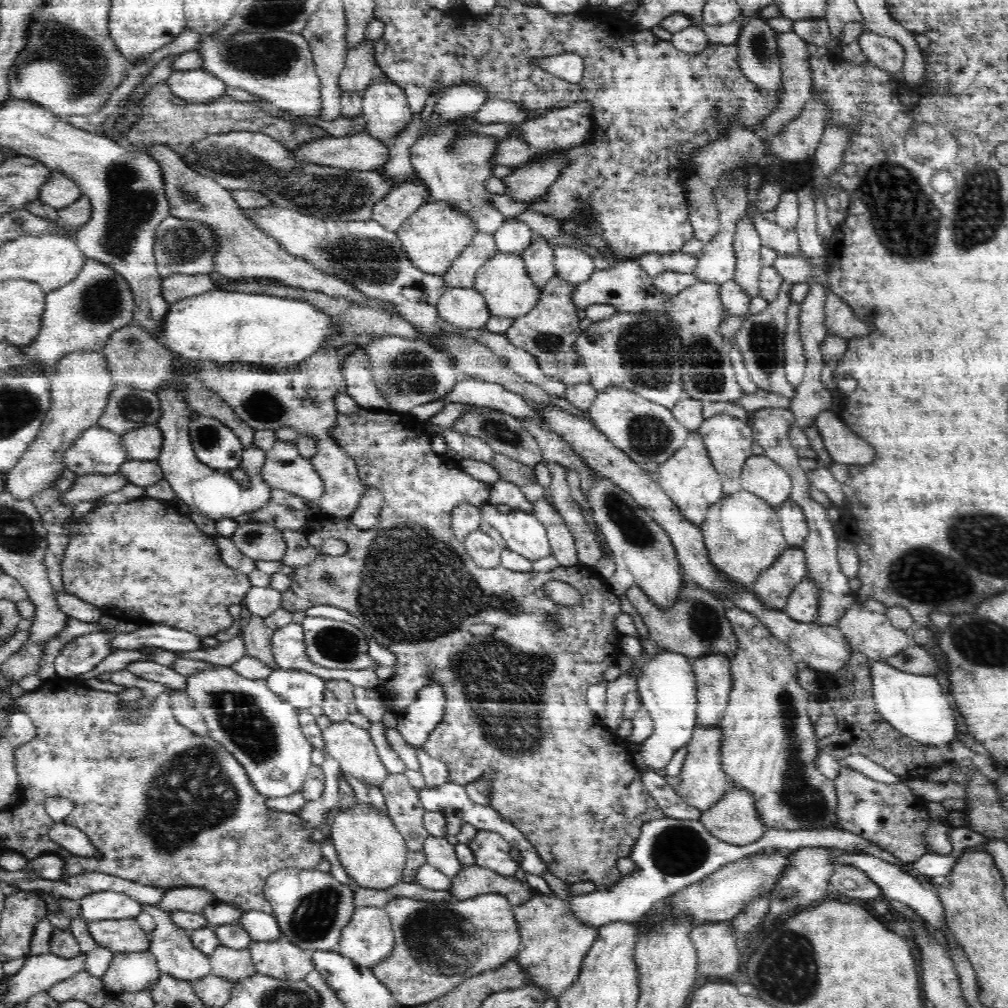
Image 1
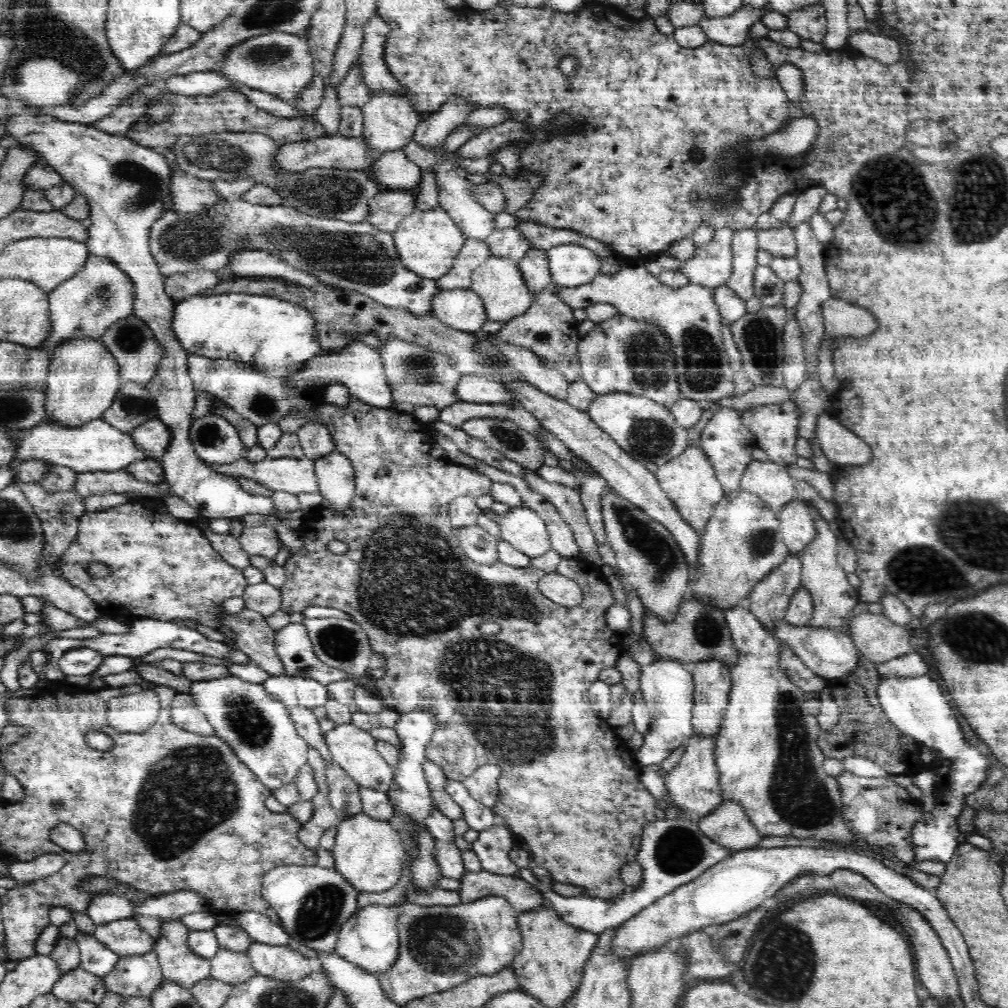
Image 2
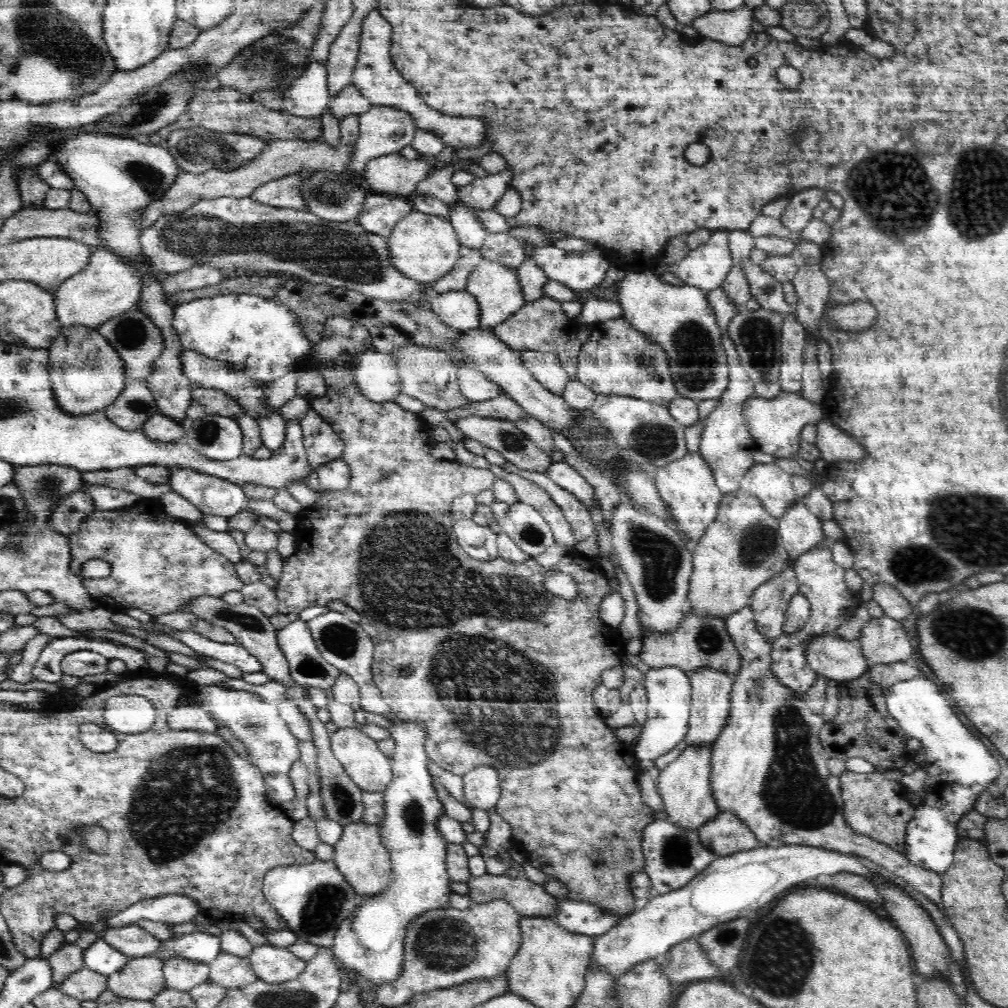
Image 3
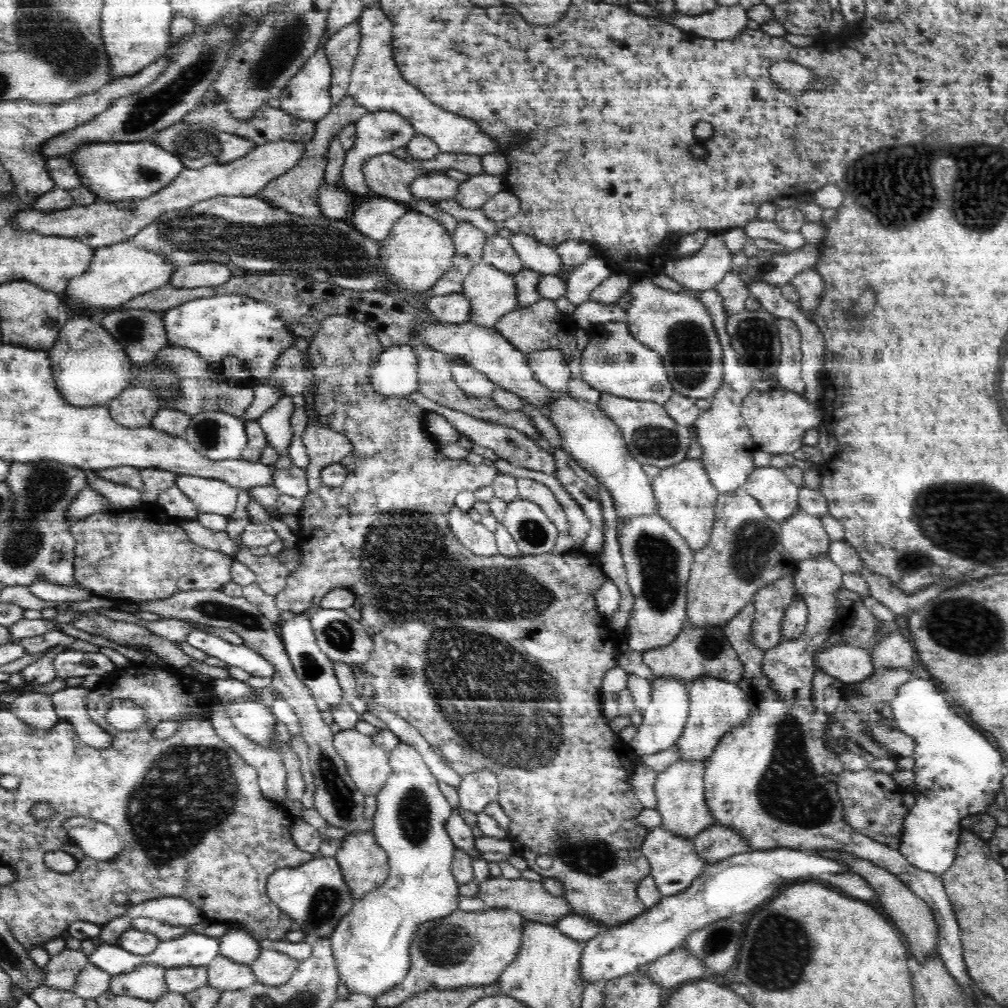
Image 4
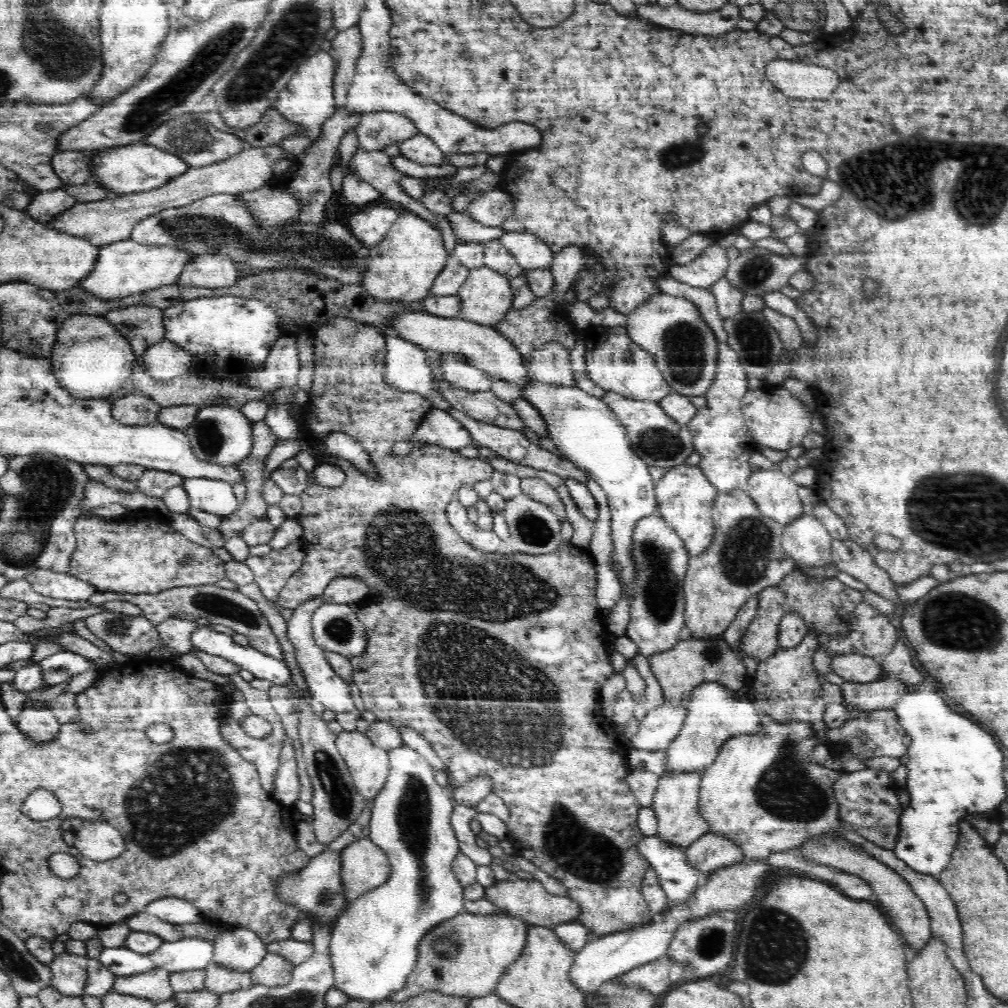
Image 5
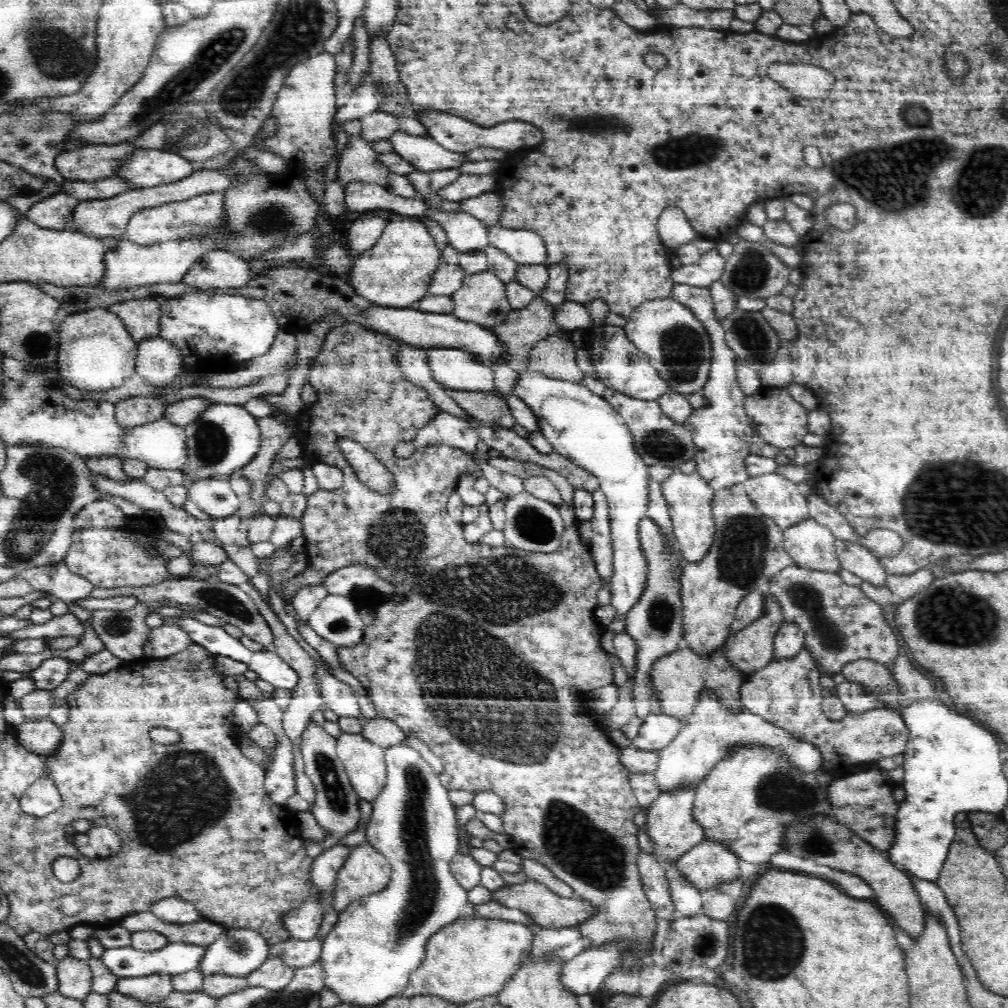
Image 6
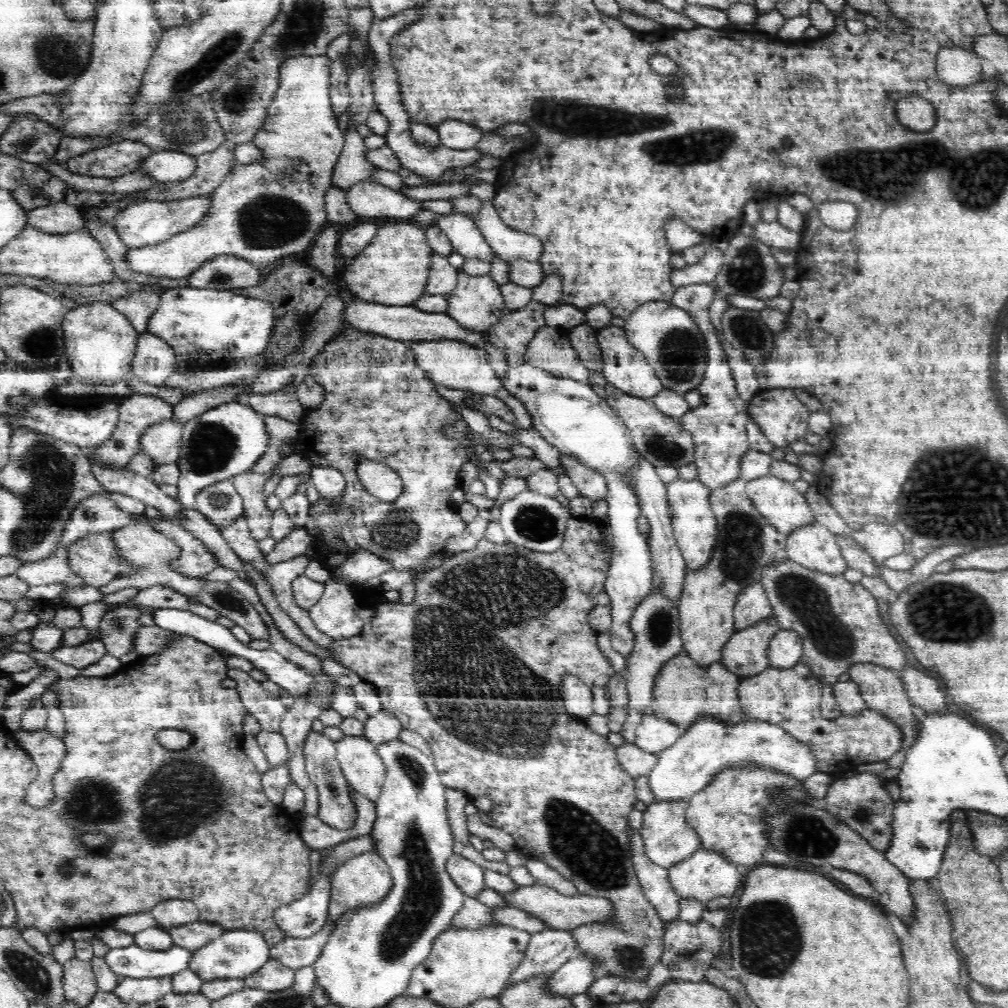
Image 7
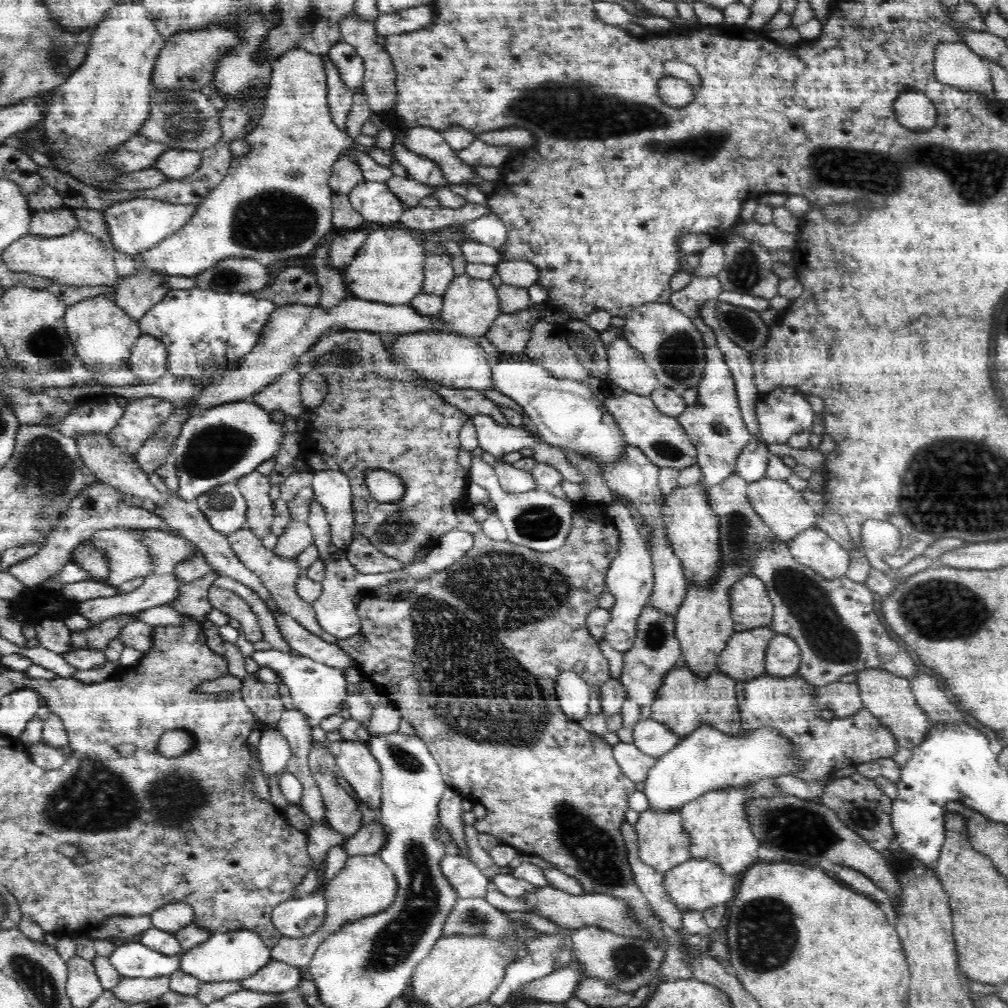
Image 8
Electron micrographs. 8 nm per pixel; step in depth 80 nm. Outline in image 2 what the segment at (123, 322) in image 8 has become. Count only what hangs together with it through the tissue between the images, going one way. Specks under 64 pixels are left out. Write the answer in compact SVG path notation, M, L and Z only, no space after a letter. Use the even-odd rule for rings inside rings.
M76 338L56 346L49 362L45 384L45 419L65 428L76 428L90 420L100 419L112 406L118 390L123 385L119 379L116 359L100 340Z

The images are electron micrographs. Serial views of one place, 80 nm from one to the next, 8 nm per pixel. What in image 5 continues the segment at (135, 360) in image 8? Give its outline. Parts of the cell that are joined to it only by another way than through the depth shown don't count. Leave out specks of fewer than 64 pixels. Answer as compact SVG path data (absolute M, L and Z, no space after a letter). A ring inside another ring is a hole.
M166 338L150 343L139 358L148 374L158 381L182 377L193 370L194 357Z

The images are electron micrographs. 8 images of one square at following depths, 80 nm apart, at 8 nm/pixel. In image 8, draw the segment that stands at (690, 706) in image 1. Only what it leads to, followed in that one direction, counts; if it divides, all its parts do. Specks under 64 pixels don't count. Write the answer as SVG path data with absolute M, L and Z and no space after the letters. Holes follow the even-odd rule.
M652 718L640 719L634 727L633 735L633 744L643 754L656 758L670 752L681 740L672 729Z

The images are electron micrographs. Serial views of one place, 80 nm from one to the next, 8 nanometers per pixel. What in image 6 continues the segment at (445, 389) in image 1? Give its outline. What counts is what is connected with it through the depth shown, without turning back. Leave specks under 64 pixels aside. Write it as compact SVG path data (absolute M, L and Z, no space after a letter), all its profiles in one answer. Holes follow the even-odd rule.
M447 389L447 393L470 417L474 417L482 425L498 424L498 426L511 429L517 424L506 399L500 395L454 389Z

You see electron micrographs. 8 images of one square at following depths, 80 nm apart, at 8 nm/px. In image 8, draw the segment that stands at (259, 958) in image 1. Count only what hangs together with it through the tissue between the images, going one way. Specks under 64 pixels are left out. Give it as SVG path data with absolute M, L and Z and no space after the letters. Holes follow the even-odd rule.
M272 958L258 972L252 973L241 982L244 989L281 993L298 986L301 980L301 971L298 967Z

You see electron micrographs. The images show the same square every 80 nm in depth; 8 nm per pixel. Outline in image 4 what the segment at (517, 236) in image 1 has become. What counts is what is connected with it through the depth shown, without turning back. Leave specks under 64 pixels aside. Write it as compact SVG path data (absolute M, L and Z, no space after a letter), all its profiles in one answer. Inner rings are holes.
M502 235L487 237L483 250L483 263L494 266L507 274L516 275L523 265L509 238Z

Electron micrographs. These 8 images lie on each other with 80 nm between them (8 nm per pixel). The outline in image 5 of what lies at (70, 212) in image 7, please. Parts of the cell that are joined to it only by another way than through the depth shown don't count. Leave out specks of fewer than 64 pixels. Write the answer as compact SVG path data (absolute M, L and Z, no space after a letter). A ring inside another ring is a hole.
M57 189L38 194L34 200L29 202L24 213L44 224L46 221L64 215L66 210L70 210L76 204L76 199L68 192L65 192L64 189Z

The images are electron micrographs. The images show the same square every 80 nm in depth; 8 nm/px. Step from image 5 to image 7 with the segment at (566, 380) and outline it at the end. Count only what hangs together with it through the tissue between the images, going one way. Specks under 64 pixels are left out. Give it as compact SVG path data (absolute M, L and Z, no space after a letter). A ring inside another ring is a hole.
M550 325L539 327L529 342L526 362L553 374L589 384L587 369L579 360L564 330Z

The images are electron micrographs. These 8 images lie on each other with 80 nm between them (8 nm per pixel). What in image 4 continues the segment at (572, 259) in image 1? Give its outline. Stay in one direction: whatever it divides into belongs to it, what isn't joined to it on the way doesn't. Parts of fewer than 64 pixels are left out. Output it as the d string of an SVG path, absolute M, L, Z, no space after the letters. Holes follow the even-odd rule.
M515 233L509 239L516 252L518 252L518 257L520 257L524 268L536 270L542 275L559 277L563 274L564 266L555 248L538 242L537 238L522 233ZM594 254L586 262L578 264L567 275L565 279L567 284L565 297L572 304L582 304L590 300L590 294L592 294L594 288L602 284L611 274L612 271L607 263Z

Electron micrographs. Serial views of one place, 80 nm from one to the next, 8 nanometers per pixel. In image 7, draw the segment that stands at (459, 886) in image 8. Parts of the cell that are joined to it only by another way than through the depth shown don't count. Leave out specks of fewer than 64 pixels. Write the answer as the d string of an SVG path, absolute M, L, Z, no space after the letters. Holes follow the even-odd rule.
M456 853L450 855L446 862L446 872L450 873L455 885L468 897L473 897L486 888L485 869L469 858Z

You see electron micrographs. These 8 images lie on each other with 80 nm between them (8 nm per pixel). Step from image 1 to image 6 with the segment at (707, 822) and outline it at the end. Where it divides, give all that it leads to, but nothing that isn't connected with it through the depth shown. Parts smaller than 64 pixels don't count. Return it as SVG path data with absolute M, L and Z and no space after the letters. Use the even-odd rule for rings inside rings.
M706 838L676 860L676 865L682 880L705 895L740 878L740 862L734 852Z

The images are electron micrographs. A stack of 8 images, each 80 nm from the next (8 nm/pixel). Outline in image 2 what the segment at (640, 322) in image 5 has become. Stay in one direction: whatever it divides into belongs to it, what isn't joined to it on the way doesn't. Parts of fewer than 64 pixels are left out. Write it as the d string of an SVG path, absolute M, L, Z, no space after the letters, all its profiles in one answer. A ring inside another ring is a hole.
M621 264L616 274L599 273L582 286L561 287L558 295L573 309L585 310L590 304L606 302L615 306L620 315L654 321L672 343L681 398L705 403L734 396L734 371L723 343L722 321L714 299L714 288L692 283L678 289L670 288L650 274L644 265Z

